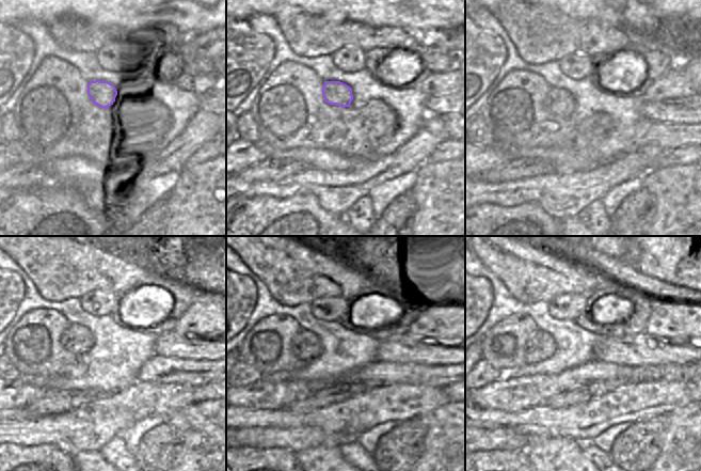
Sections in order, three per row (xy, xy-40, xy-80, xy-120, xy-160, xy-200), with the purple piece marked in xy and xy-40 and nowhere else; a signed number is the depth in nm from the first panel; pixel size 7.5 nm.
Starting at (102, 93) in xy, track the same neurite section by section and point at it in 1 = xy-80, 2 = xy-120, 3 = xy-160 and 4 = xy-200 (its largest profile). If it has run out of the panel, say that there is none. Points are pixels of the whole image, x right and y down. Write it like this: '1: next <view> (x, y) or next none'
1: next xy-80 (559, 101)
2: next xy-120 (77, 339)
3: next xy-160 (306, 346)
4: next xy-200 (541, 345)

